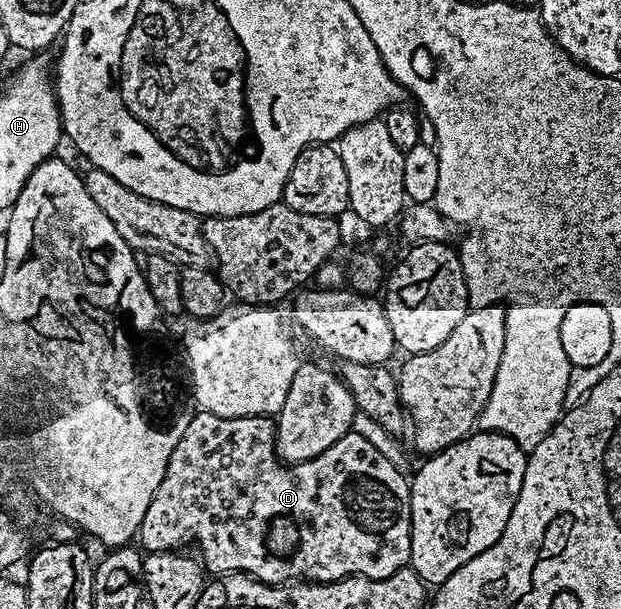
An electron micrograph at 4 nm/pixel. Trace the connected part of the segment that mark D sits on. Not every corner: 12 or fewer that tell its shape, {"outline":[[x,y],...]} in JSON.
{"outline":[[204,412],[145,554],[264,585],[394,576],[412,490],[349,431],[289,467],[271,416]]}

